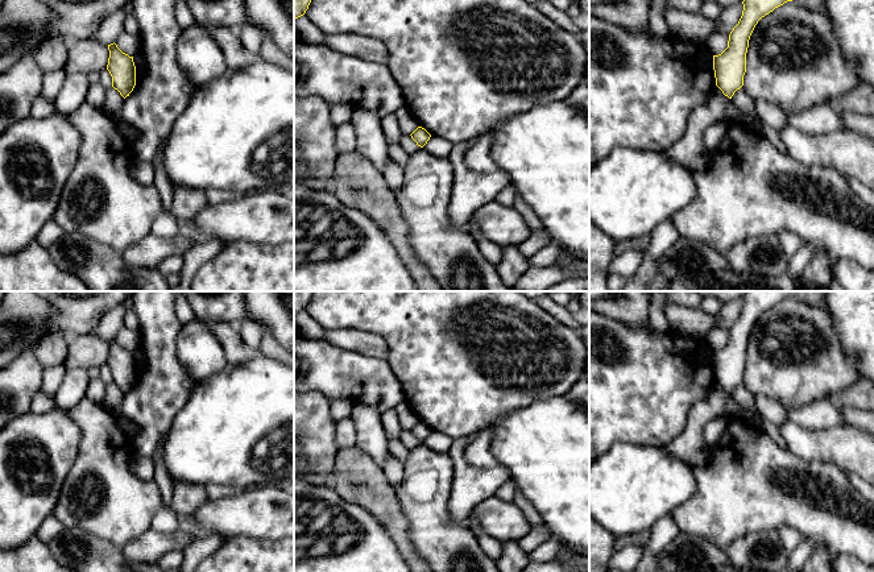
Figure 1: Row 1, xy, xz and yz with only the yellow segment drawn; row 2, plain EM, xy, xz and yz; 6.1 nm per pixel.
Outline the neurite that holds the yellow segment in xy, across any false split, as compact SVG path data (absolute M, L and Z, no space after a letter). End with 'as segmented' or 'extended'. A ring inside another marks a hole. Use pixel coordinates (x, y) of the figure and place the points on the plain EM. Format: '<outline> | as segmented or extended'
M113 337L108 340L109 353L107 365L112 372L112 382L125 394L136 381L136 361L133 352L123 348Z | as segmented

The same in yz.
M746 291L743 294L742 311L729 329L728 343L721 349L713 351L716 381L729 394L743 381L746 348L755 320L787 297L792 297L792 291Z | as segmented

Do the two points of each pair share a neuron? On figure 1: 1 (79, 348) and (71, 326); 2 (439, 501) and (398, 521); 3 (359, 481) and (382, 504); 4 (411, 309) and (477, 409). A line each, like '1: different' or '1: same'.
1: different
2: different
3: same
4: same

